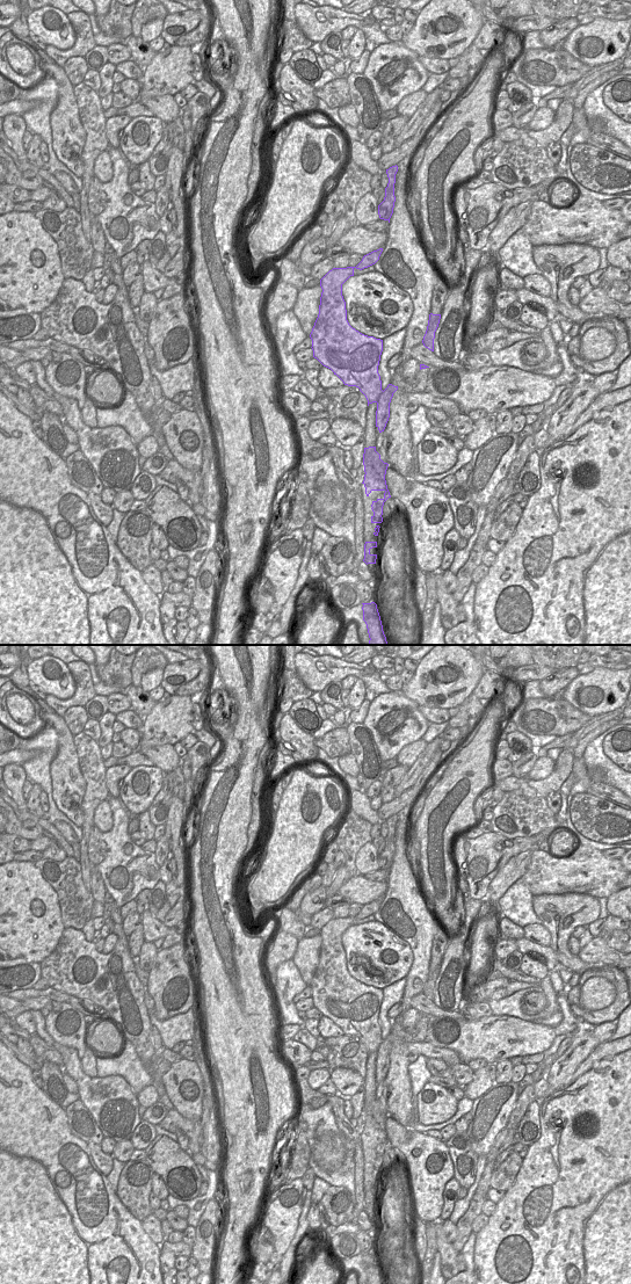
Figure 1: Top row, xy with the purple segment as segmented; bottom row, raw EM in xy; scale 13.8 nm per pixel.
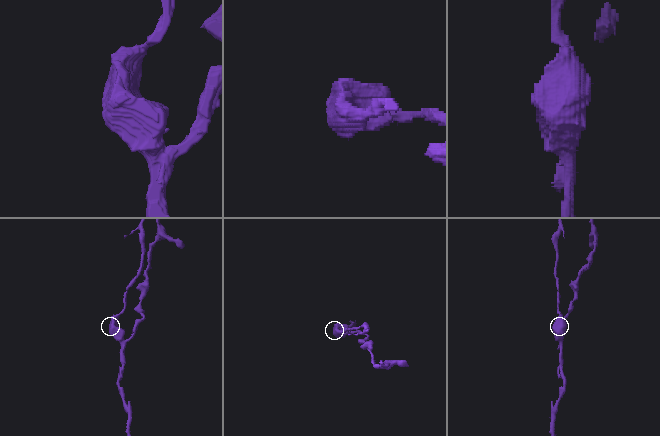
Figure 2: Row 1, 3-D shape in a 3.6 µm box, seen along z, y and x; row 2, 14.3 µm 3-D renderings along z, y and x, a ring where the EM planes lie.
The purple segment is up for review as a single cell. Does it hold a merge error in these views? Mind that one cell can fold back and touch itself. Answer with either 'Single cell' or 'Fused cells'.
Fused cells.

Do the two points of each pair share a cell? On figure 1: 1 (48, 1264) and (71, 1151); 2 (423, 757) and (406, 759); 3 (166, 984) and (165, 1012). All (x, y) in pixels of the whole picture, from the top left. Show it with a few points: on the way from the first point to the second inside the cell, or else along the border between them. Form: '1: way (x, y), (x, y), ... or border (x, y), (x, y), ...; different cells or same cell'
1: way (48, 1237), (48, 1179); same cell
2: border (428, 744), (408, 768); different cells
3: way (166, 991), (166, 1005); same cell

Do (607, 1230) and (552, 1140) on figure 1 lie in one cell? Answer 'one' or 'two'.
one

